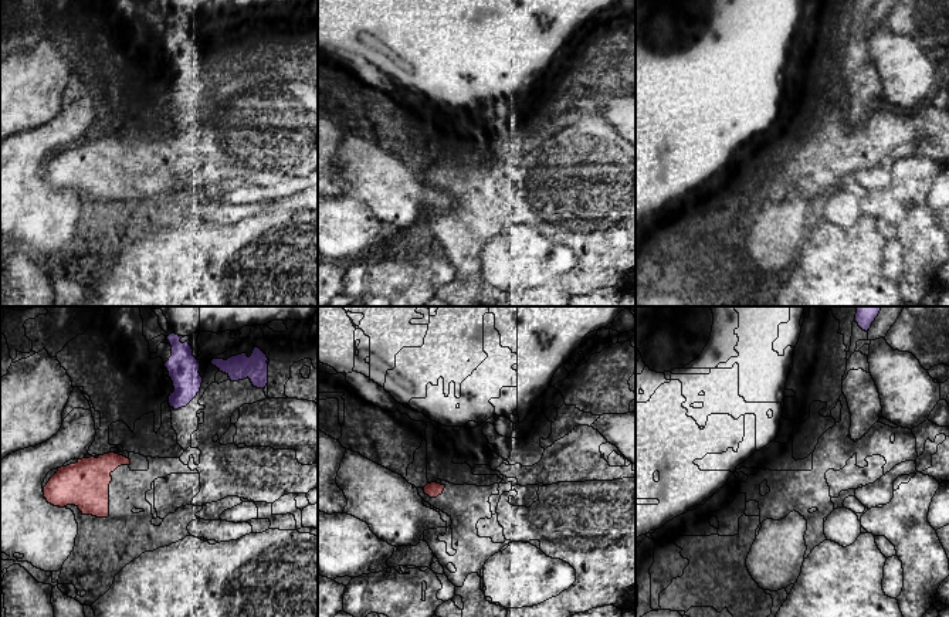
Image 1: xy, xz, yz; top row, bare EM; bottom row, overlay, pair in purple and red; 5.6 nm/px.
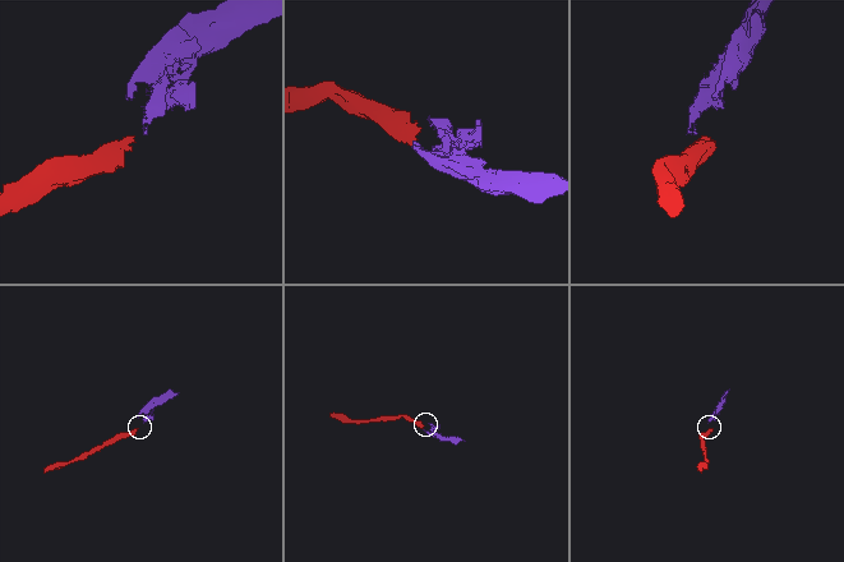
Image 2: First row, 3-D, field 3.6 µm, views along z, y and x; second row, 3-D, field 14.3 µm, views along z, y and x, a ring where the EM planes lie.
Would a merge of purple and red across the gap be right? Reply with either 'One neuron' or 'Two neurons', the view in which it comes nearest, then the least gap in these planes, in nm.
Two neurons. Closest in xy. Distance 380 nm

